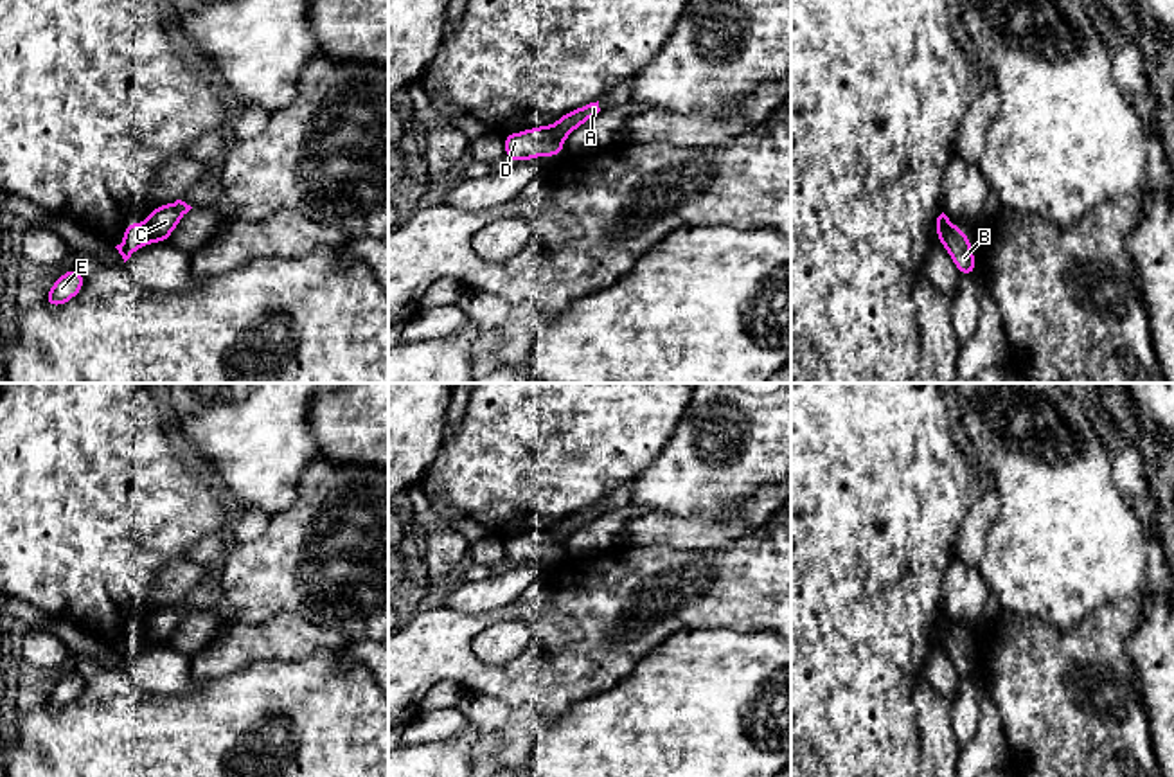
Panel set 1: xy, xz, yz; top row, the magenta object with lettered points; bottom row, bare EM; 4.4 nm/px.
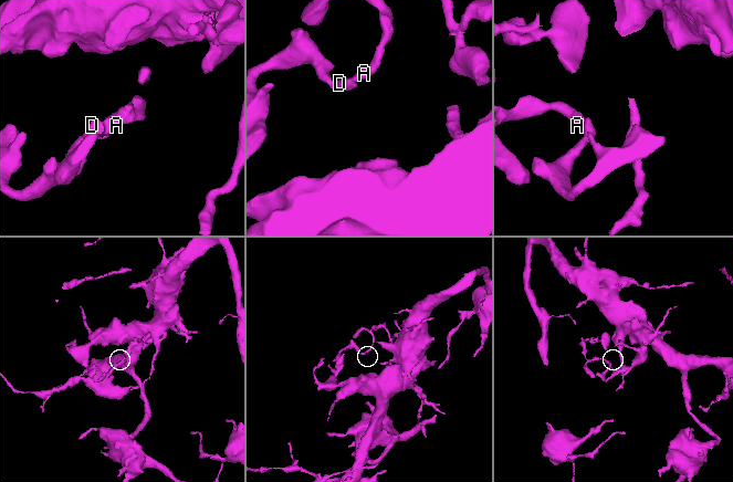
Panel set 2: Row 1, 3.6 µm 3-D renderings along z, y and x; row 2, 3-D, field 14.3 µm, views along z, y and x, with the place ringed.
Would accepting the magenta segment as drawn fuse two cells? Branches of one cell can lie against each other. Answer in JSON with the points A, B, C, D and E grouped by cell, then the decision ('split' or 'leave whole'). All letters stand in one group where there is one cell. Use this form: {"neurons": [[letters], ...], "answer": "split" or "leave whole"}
{"neurons": [["A", "C"], ["B", "D", "E"]], "answer": "split"}

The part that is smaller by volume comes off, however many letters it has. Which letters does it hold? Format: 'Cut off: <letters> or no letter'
Cut off: A, C

